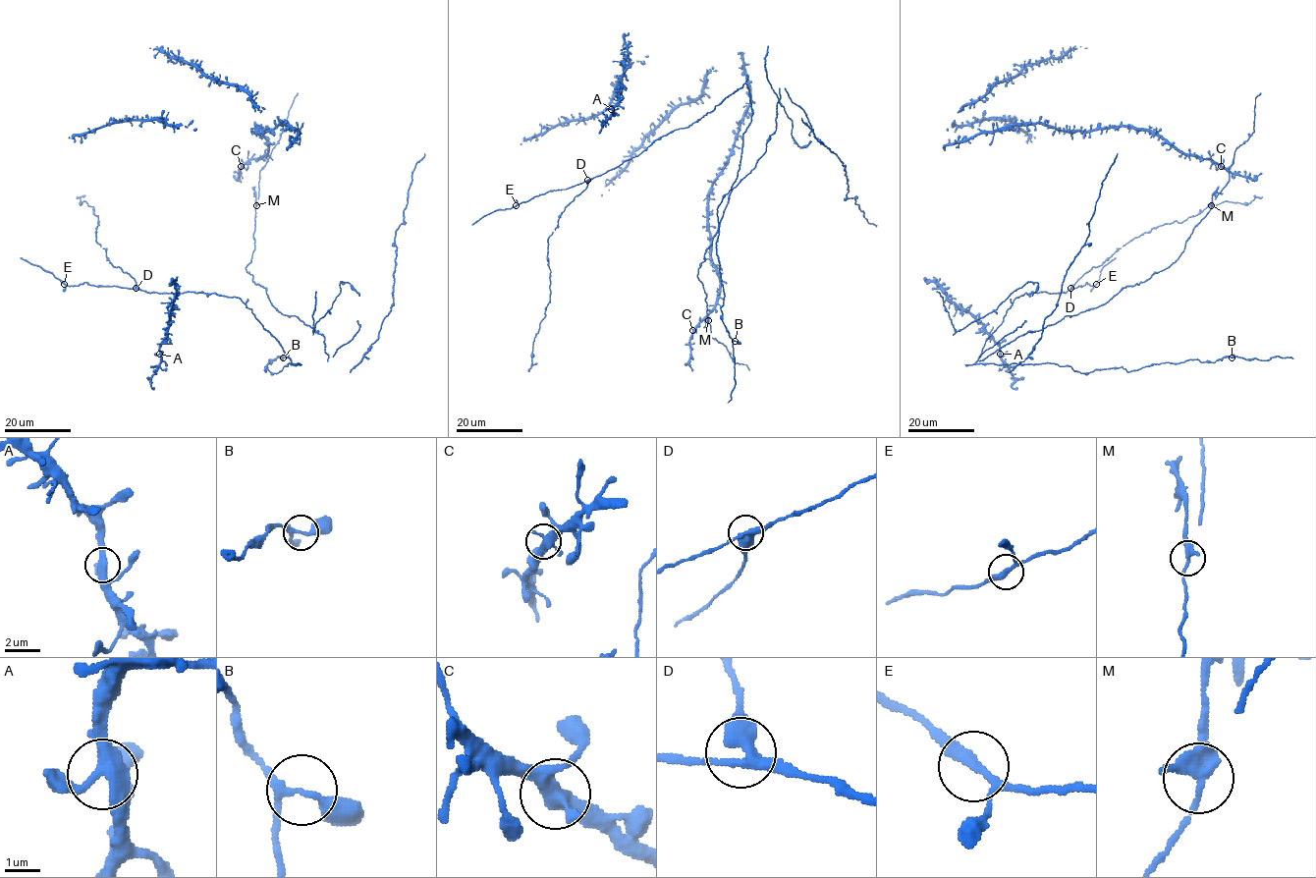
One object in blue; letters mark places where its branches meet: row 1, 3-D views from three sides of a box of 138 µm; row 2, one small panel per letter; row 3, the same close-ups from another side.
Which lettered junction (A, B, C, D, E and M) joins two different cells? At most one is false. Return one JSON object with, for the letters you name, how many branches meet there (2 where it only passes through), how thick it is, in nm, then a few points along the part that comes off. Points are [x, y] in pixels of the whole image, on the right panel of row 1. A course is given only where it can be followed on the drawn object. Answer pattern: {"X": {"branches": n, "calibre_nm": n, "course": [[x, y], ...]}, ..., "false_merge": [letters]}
{"M": {"branches": 3, "calibre_nm": 280, "course": [[1212, 205], [1212, 195], [1223, 193]]}, "false_merge": ["M"]}

